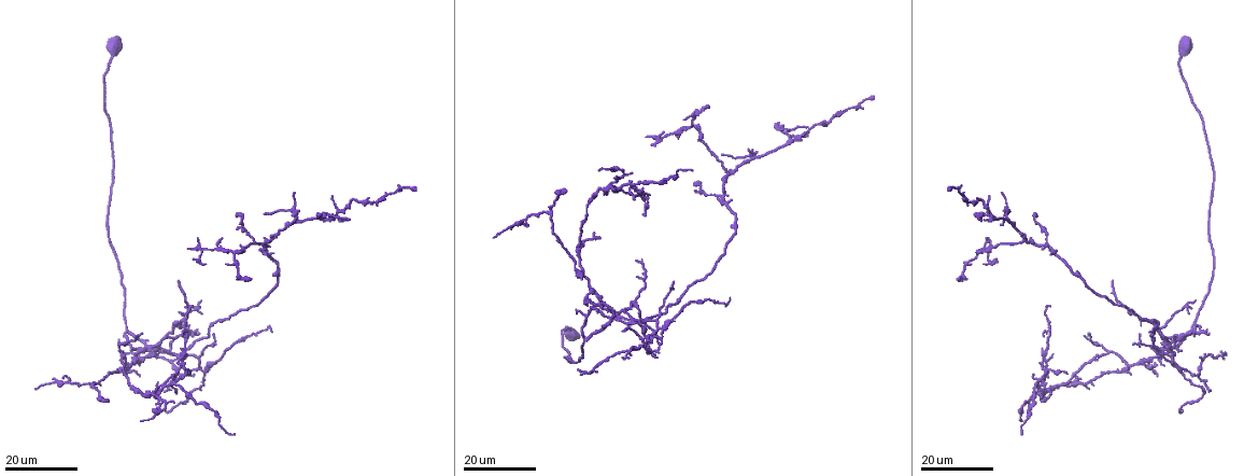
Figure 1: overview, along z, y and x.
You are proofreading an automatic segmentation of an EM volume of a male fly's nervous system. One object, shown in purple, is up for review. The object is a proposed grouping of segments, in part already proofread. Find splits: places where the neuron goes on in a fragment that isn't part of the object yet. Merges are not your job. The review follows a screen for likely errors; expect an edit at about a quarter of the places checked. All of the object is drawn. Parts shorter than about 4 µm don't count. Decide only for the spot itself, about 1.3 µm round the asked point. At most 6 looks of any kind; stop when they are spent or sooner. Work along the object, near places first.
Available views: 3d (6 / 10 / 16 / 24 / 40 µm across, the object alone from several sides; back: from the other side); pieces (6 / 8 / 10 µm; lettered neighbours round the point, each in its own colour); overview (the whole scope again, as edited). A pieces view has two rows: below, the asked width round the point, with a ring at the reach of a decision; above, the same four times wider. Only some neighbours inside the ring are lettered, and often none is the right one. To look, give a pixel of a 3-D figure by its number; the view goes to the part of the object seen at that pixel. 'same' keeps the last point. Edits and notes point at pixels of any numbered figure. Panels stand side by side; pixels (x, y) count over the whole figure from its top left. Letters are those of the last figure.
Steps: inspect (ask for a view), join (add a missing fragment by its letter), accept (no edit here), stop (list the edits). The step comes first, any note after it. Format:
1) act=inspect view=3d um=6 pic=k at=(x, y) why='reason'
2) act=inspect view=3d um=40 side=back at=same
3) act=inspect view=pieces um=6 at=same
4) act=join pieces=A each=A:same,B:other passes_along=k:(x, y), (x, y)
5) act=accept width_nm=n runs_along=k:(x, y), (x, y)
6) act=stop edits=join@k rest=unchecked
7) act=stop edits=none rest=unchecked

act=inspect view=3d um=24 pic=1 at=(1194, 300) why='end of a long branch'

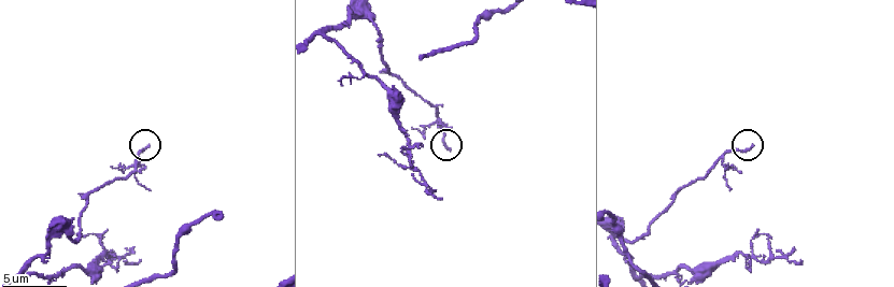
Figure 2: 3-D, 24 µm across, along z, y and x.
act=inspect view=pieces um=6 pic=2 at=(448, 148)

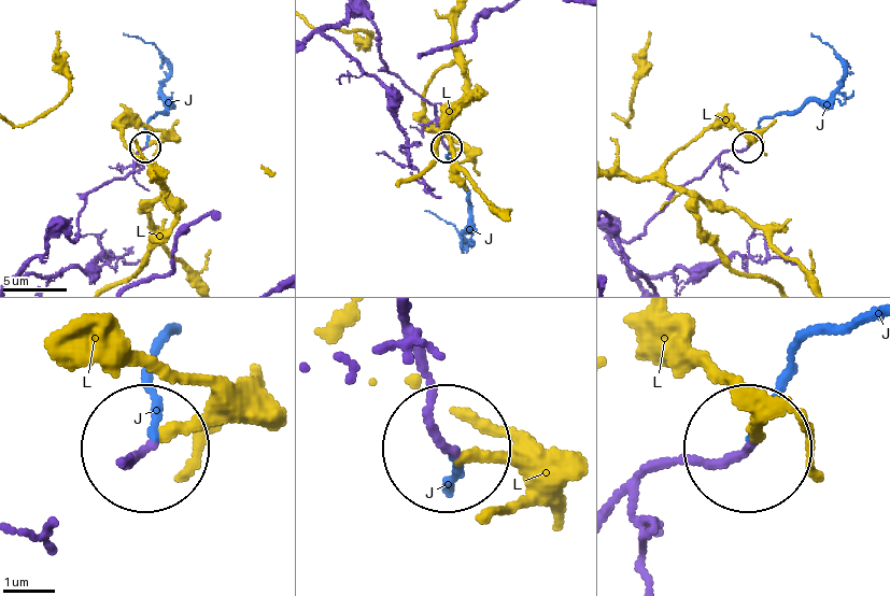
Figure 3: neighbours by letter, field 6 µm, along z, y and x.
act=join pieces=J each=J:same,L:other passes_along=3:(122, 462), (152, 441), (164, 342) found='the neuron continues'

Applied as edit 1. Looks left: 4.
act=inspect view=overview why='see it whole again'

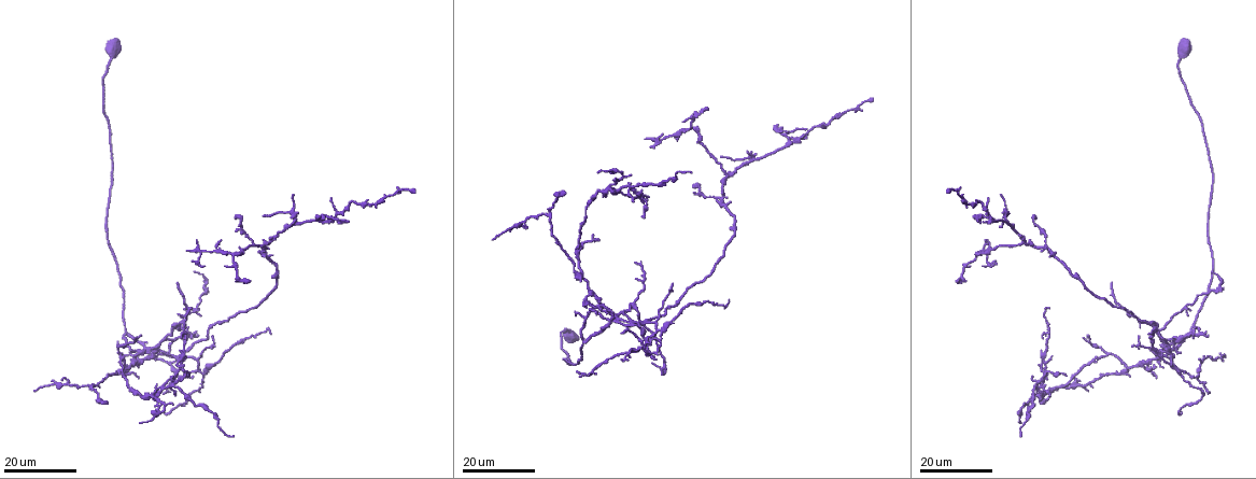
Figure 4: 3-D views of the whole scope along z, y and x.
act=inspect view=3d um=24 pic=4 at=(178, 282) why='thin end'

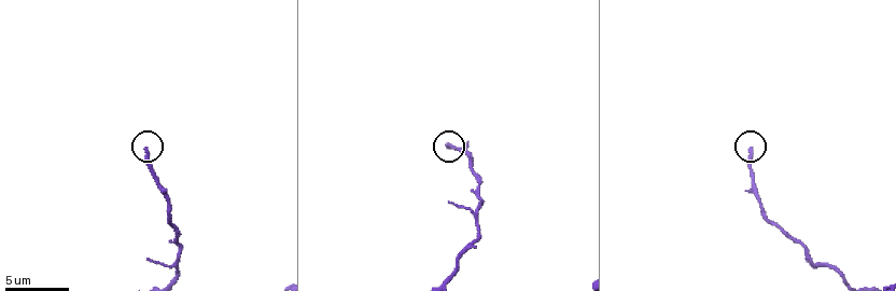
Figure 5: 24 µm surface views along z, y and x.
act=inspect view=pieces um=10 pic=5 at=(752, 150) why='what lies round it'

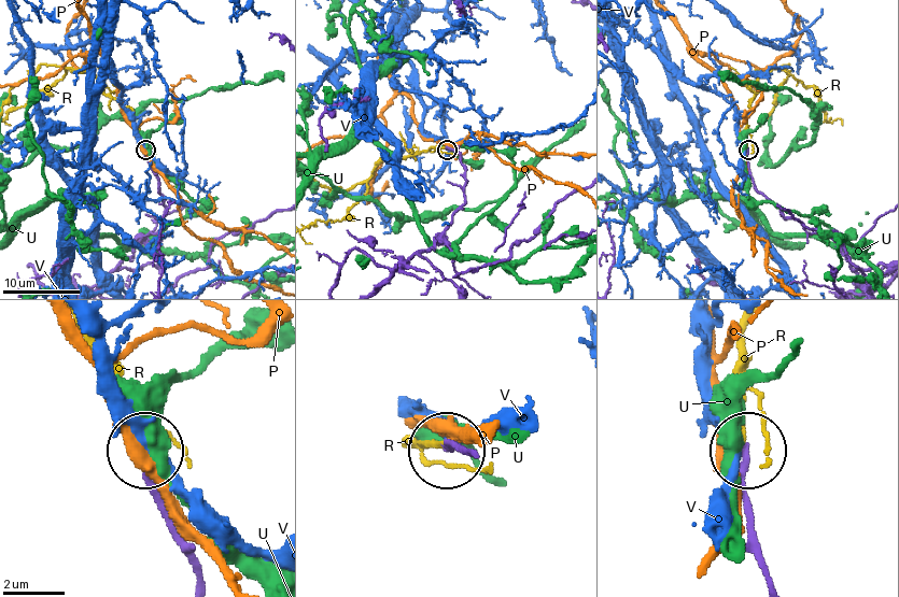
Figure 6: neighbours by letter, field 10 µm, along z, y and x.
act=join pieces=R each=P:other,R:same,U:other,V:other found='the neuron continues'

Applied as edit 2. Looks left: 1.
act=stop edits=join@3,join@6 rest=unchecked

